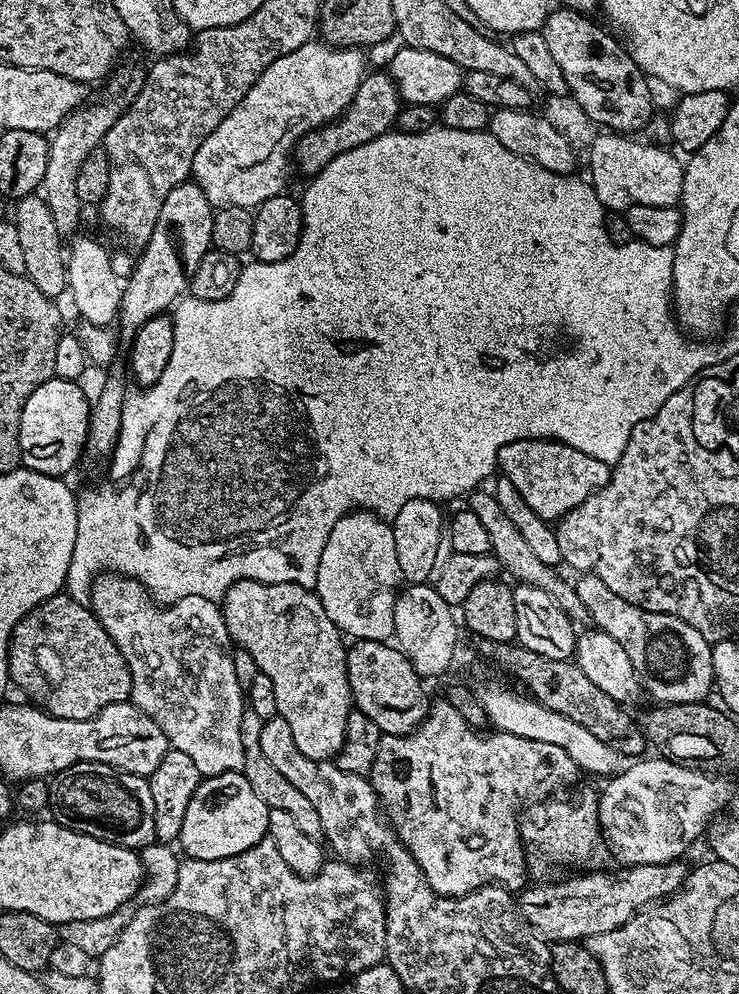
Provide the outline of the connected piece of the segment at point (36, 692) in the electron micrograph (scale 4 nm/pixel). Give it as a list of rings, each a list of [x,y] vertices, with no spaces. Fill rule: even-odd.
[[[67,594],[51,596],[23,616],[18,626],[14,626],[8,645],[8,679],[26,695],[33,696],[36,699],[33,701],[45,712],[67,720],[94,718],[106,710],[106,706],[125,703],[132,695],[130,670],[126,666],[126,658],[122,658],[122,650],[114,646],[110,634],[106,634],[91,607],[79,604]]]

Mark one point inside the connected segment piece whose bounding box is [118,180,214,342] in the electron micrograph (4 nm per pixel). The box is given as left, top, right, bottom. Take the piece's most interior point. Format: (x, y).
(182, 236)

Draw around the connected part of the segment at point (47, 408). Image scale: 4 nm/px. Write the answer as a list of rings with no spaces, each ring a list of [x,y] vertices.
[[[50,379],[42,382],[30,398],[26,398],[26,406],[20,419],[20,462],[23,467],[47,476],[67,477],[68,471],[85,455],[84,443],[88,437],[88,417],[90,415],[90,396],[80,389],[81,385],[74,380]]]

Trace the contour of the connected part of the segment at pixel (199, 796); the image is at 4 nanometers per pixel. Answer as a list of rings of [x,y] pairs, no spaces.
[[[242,771],[239,772],[223,772],[217,776],[205,776],[201,779],[200,784],[194,790],[194,798],[190,798],[190,806],[186,806],[186,818],[182,822],[182,830],[180,831],[179,847],[184,847],[183,855],[193,860],[217,860],[218,858],[230,858],[234,854],[242,854],[242,850],[250,850],[250,846],[254,846],[258,841],[268,834],[268,813],[270,809],[266,806],[266,802],[262,802],[262,798],[258,798],[258,794],[254,794],[254,788],[244,777]]]

